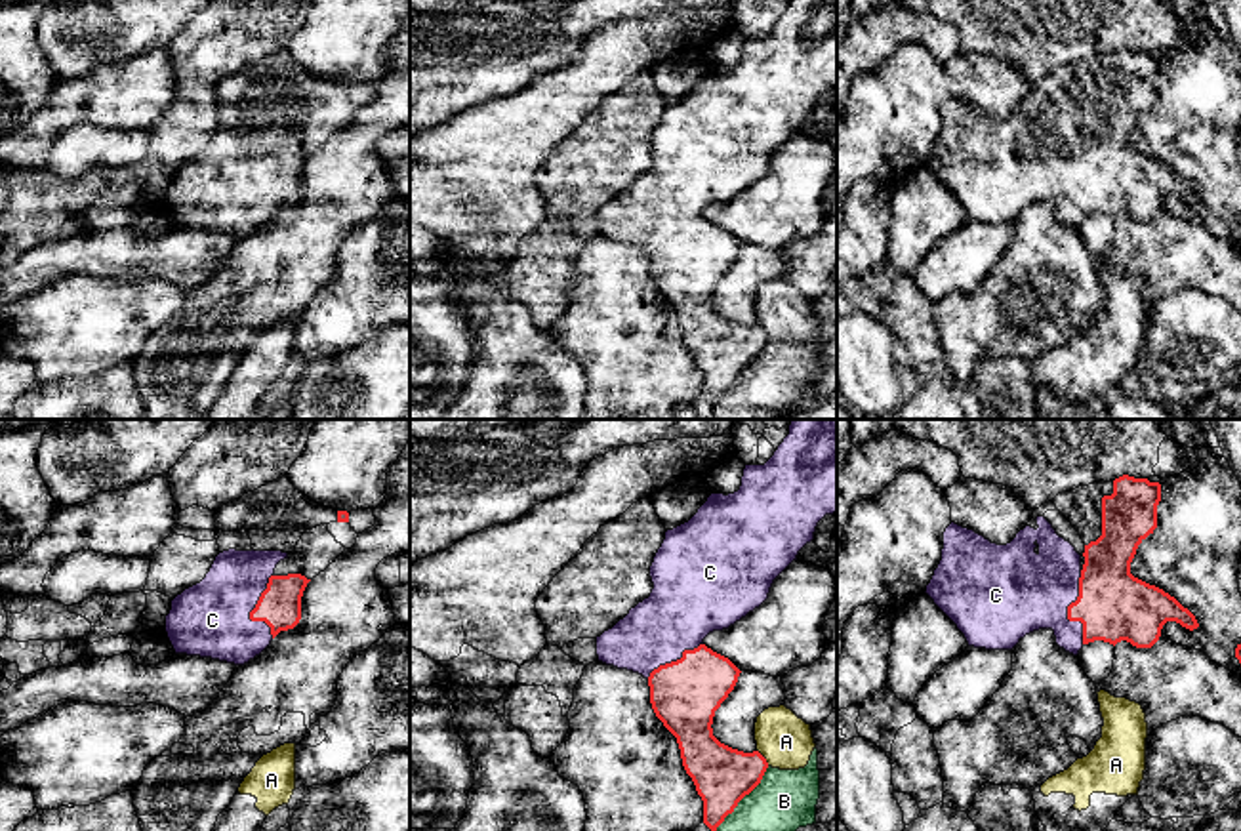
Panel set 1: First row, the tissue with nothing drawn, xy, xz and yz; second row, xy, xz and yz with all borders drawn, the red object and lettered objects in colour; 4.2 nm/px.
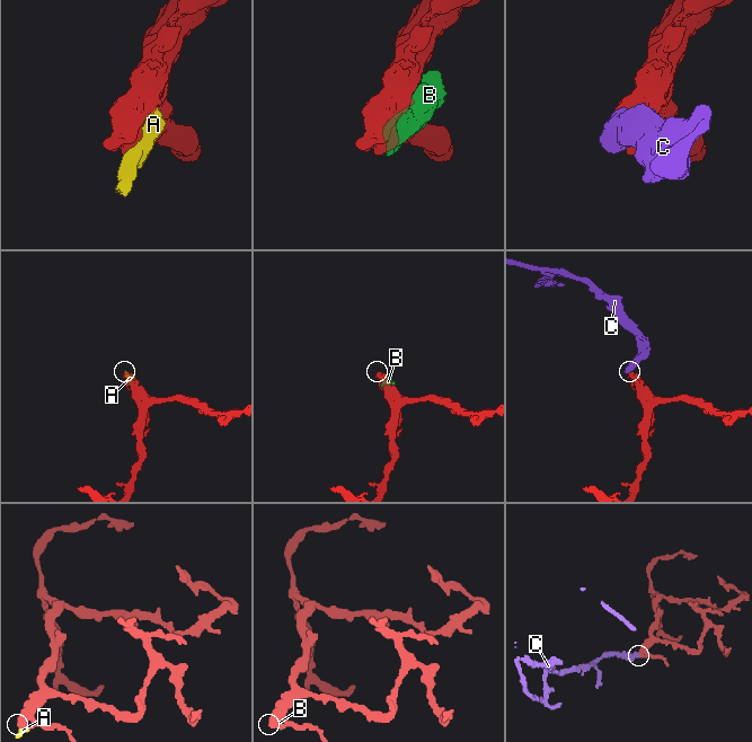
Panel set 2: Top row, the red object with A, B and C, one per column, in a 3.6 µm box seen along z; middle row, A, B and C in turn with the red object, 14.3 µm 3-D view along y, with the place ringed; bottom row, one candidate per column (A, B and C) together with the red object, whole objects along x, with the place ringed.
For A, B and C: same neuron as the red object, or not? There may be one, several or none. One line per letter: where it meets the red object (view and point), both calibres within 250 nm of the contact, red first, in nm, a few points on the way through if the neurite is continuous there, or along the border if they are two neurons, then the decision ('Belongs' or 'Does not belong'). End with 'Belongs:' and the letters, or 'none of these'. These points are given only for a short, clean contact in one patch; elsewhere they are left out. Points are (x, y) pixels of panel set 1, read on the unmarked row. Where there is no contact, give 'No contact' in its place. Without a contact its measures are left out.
A: Touches red at xz (763, 330). Thickness 240 nm (red) against 220 nm. Does not belong
B: Touches red at xz (736, 378). Thickness 240 nm (red) against 260 nm. Does not belong
C: Touches red at yz (1068, 183). Thickness 300 nm (red) against 380 nm. Belongs
Belongs: C

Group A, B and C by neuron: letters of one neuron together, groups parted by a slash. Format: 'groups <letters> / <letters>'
groups A B / C

